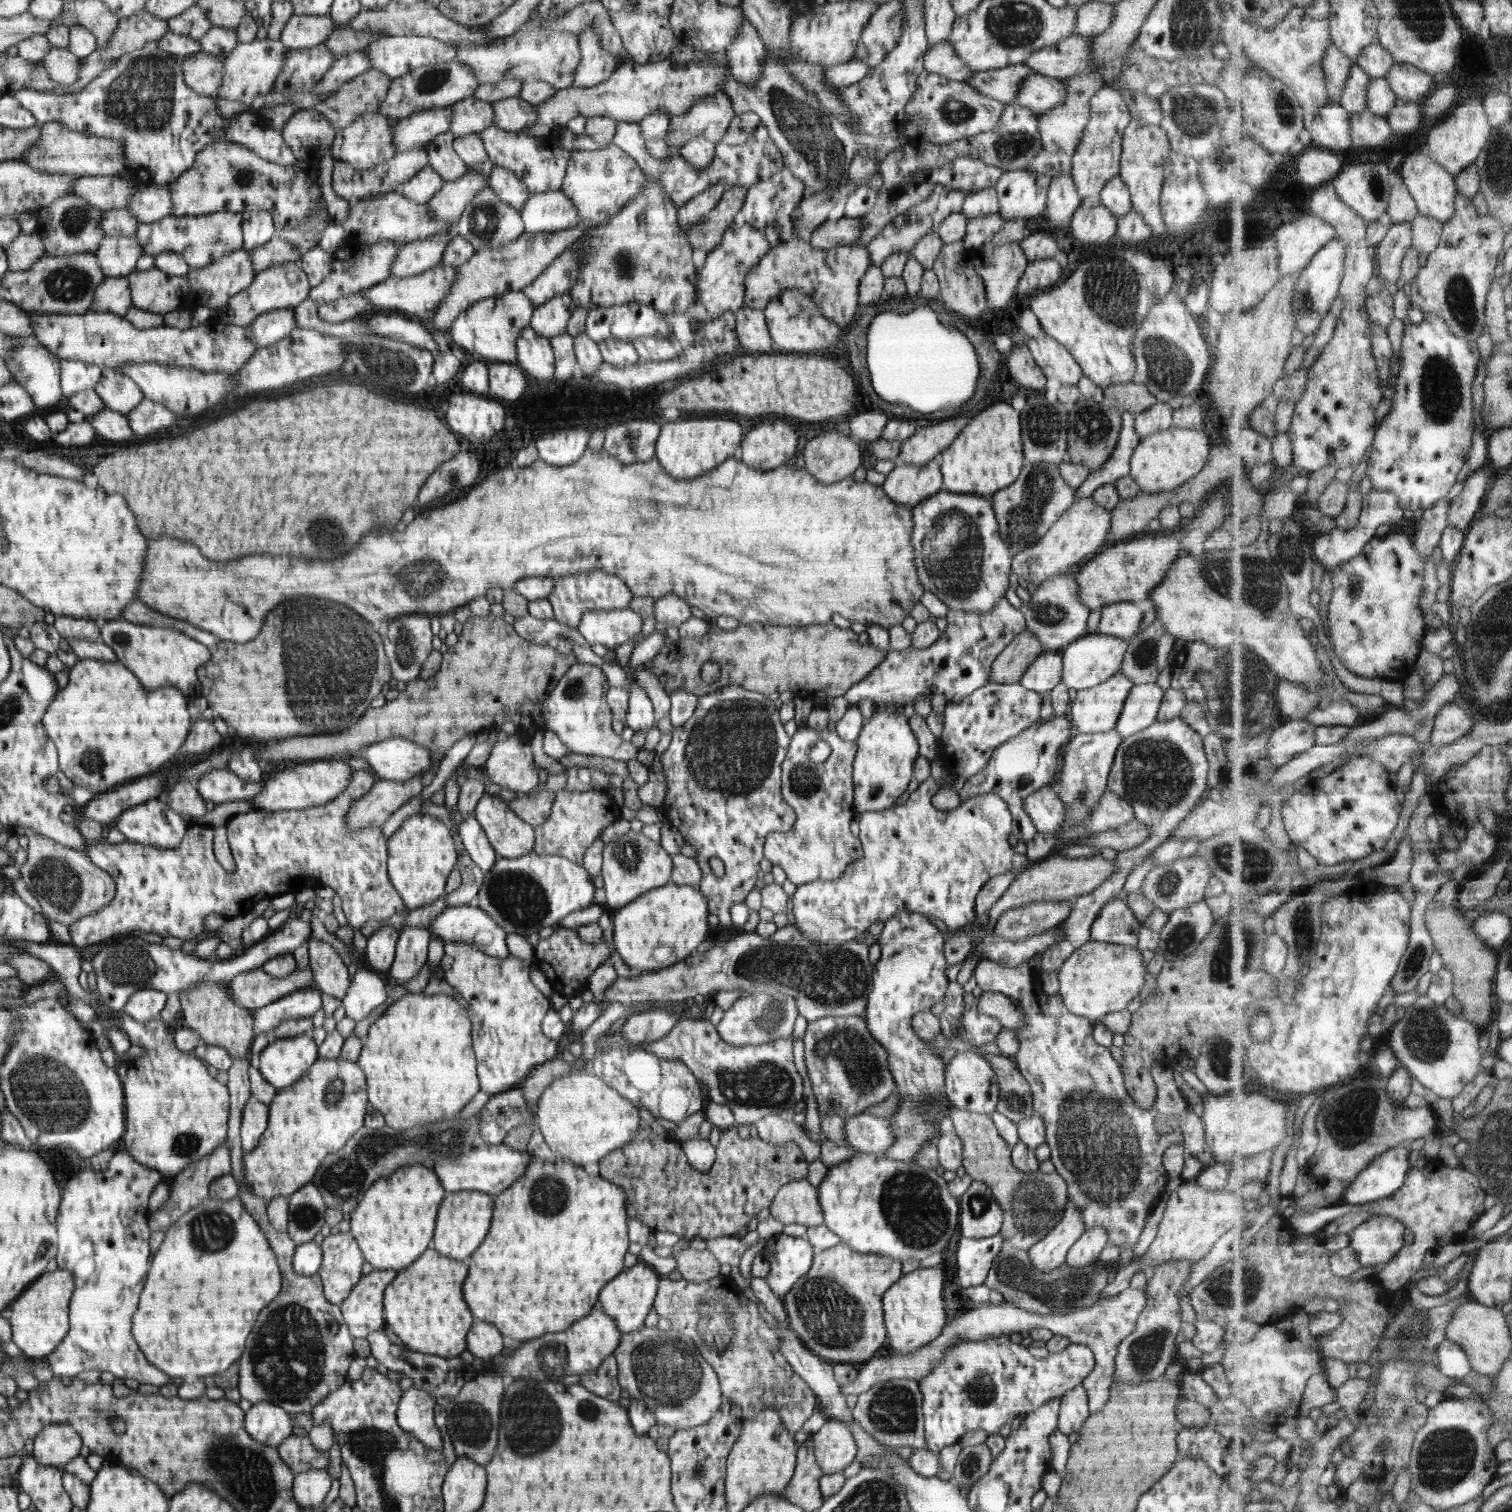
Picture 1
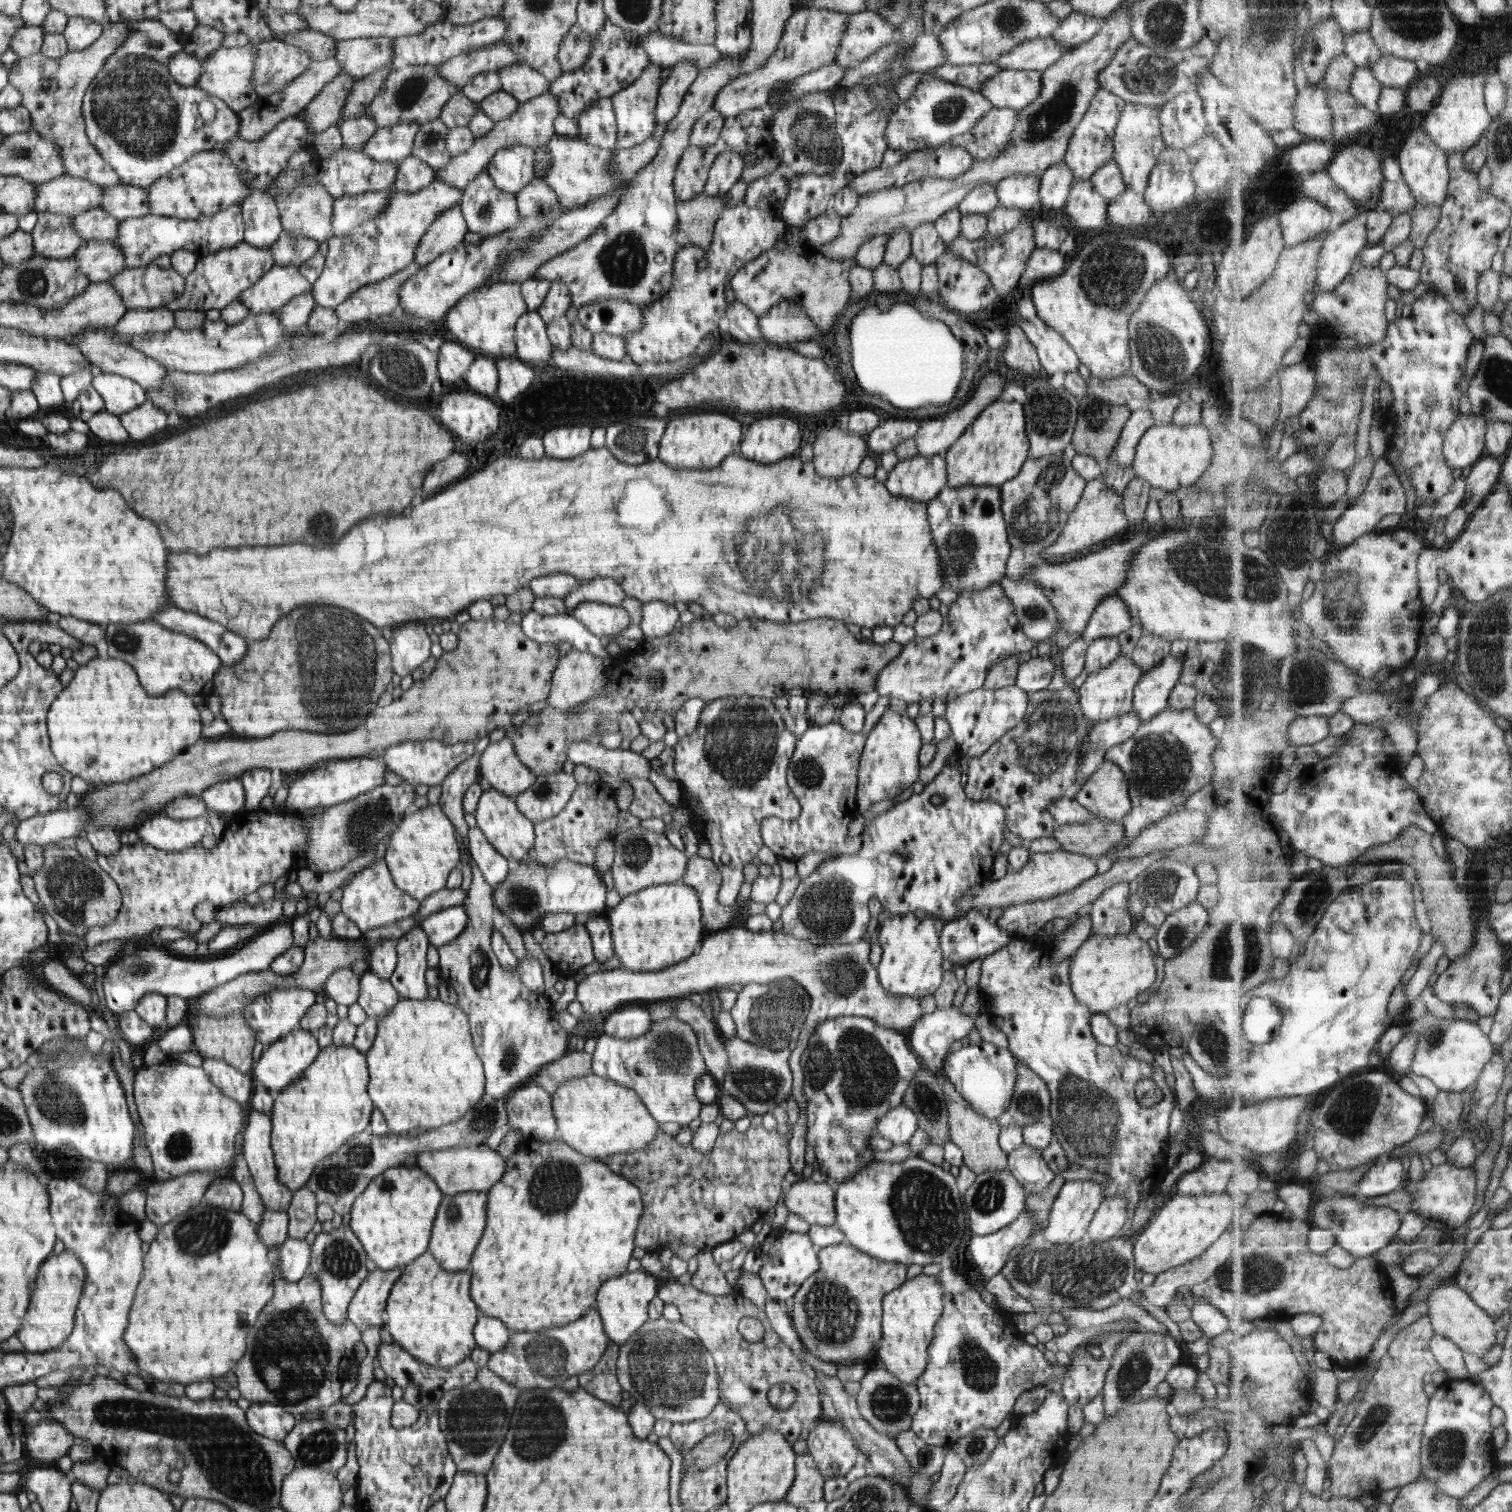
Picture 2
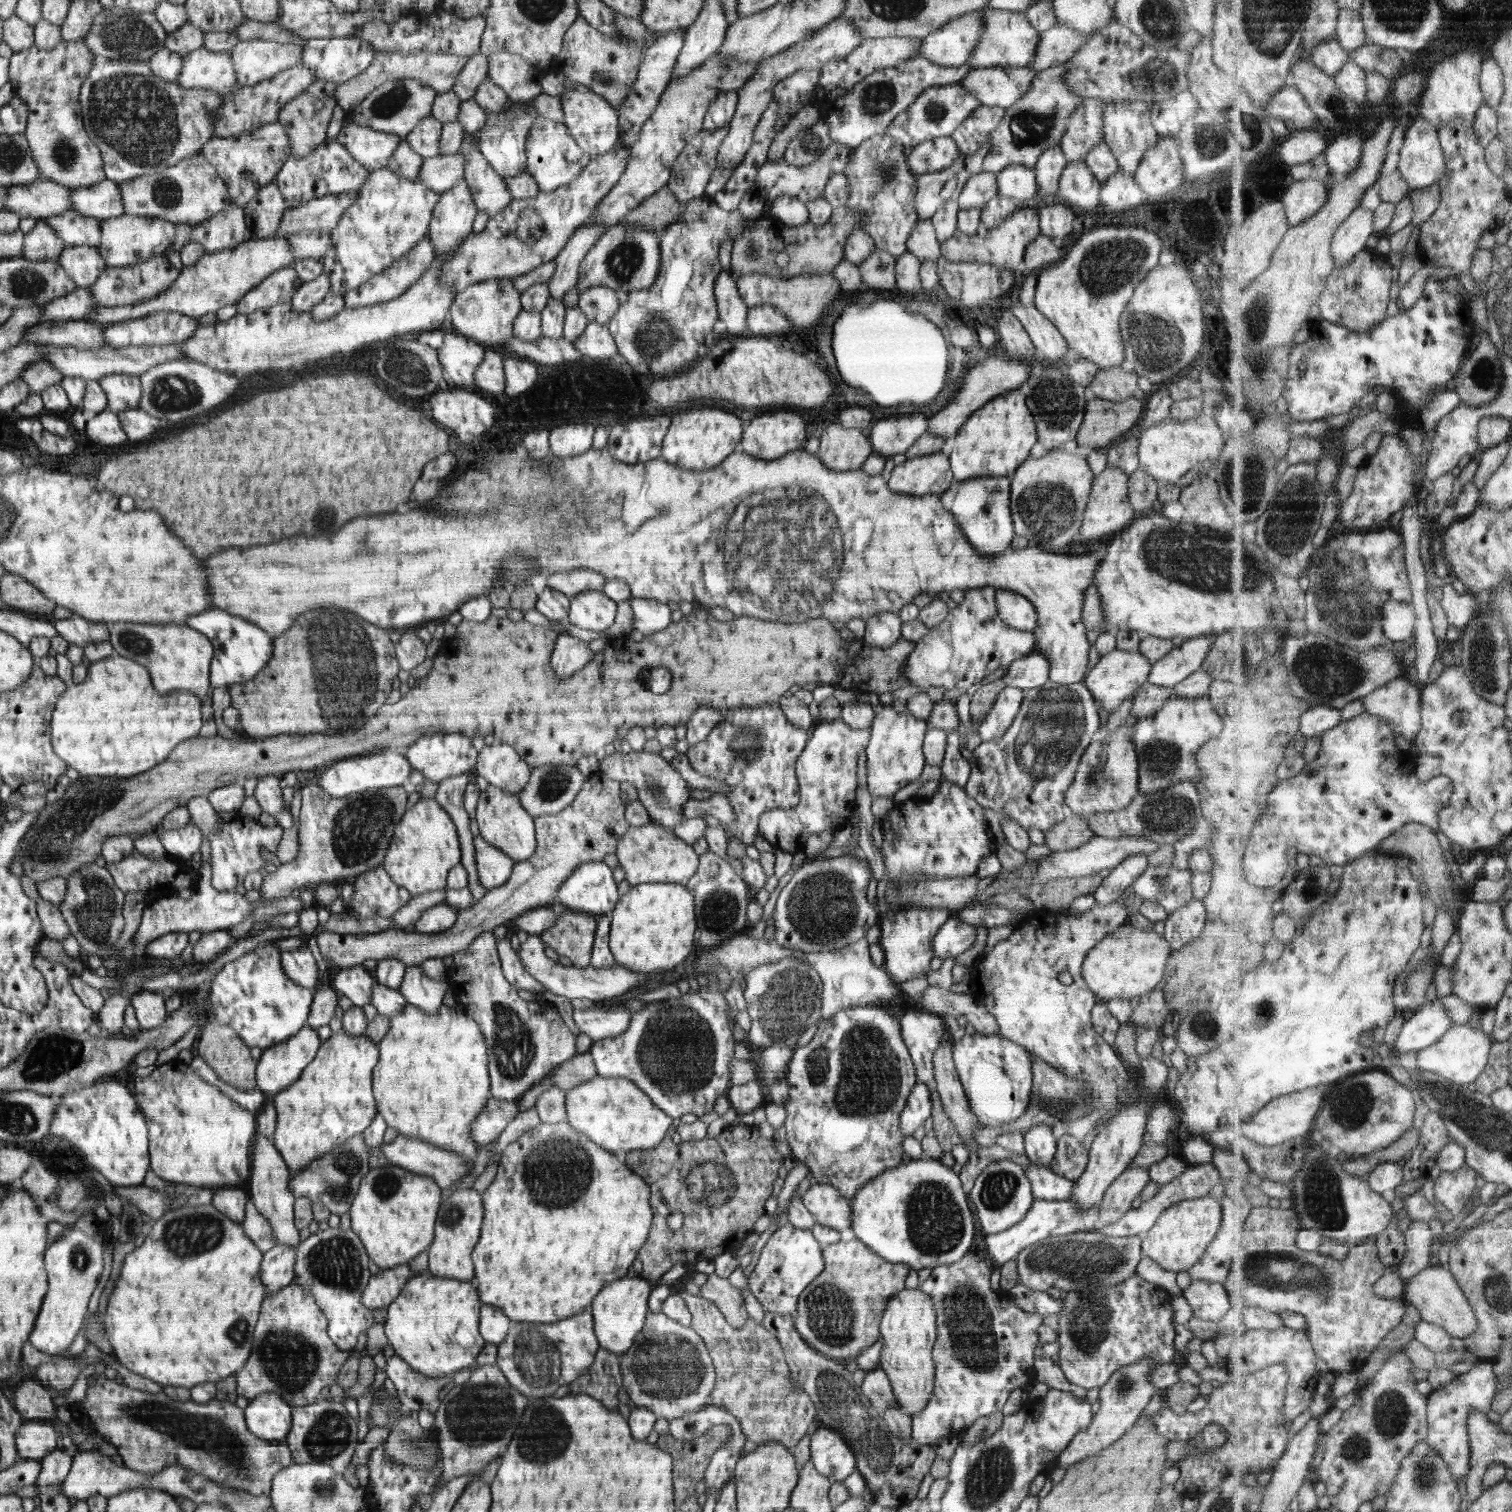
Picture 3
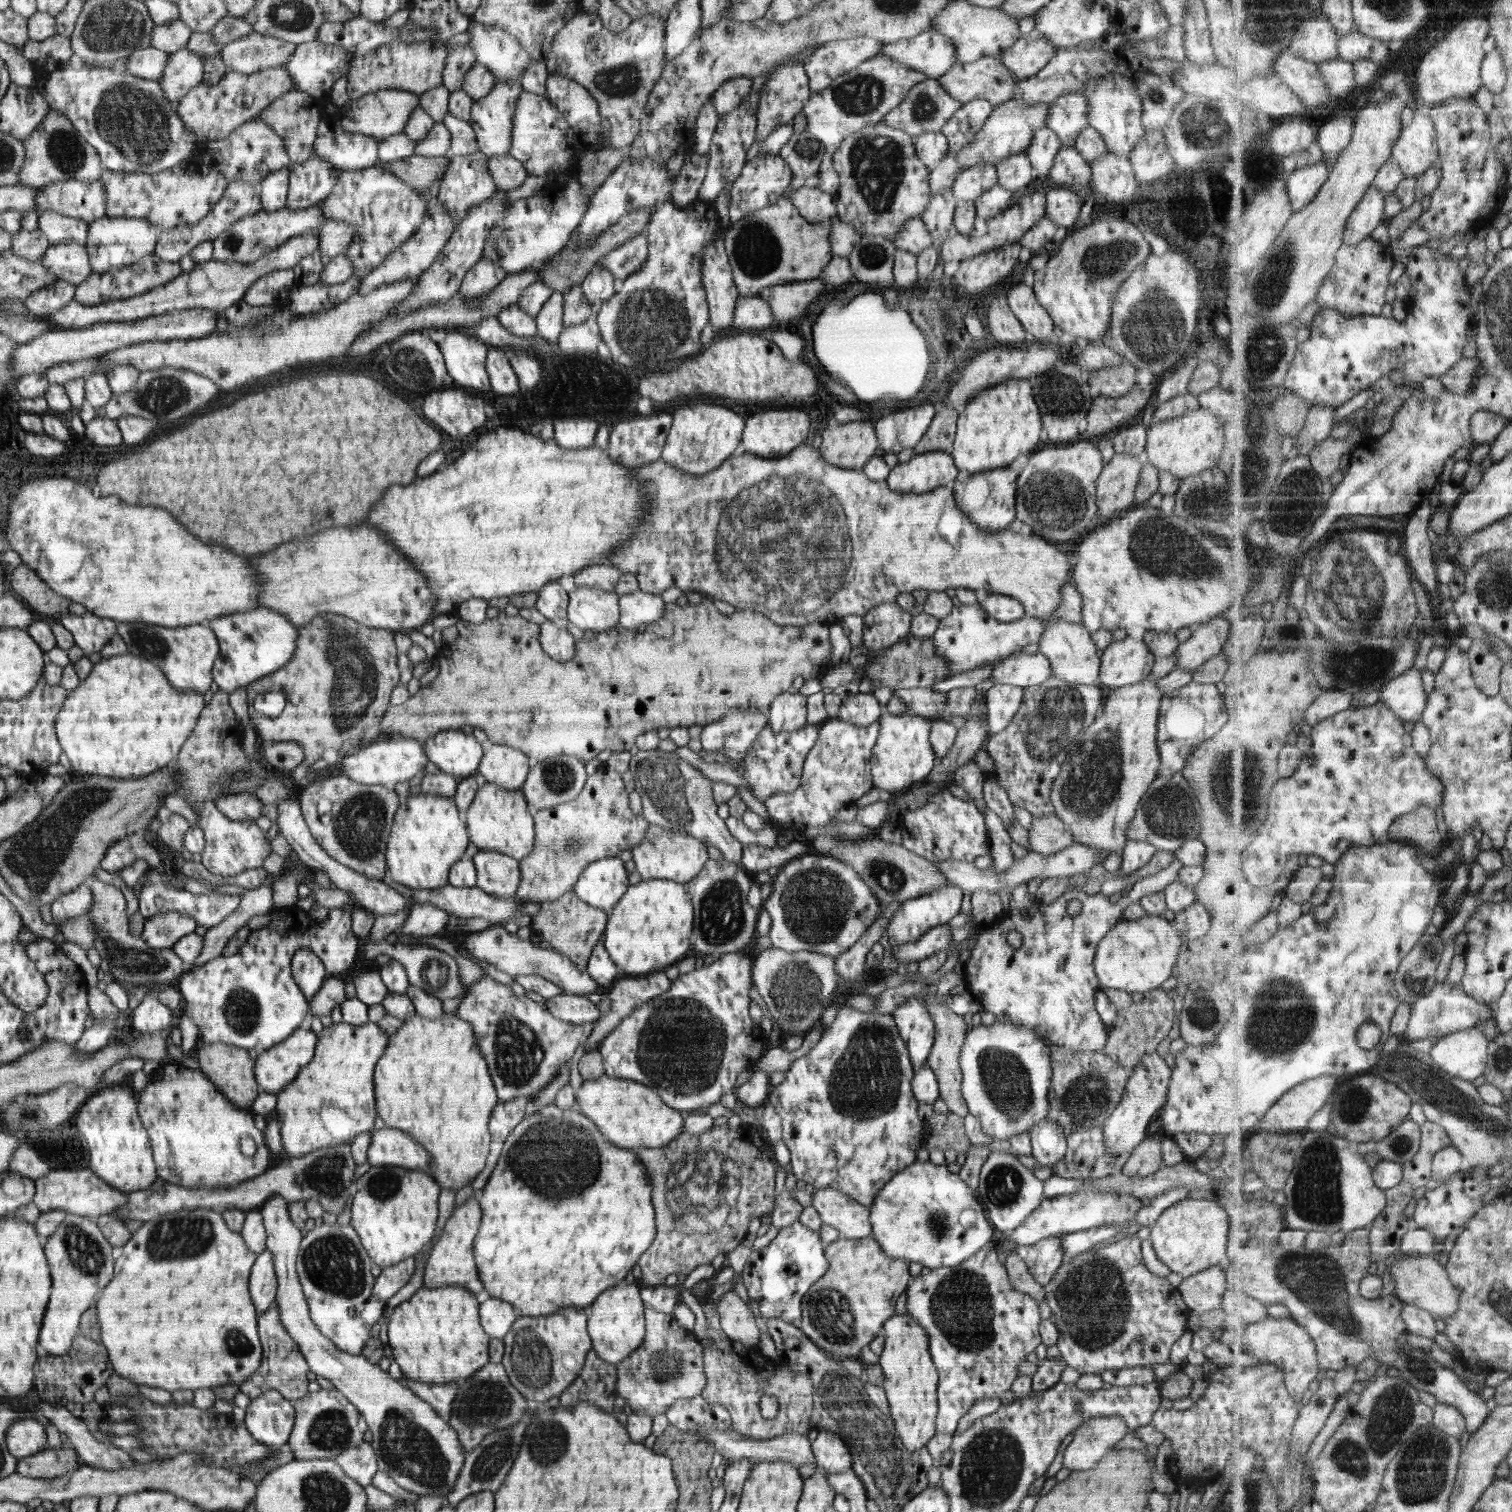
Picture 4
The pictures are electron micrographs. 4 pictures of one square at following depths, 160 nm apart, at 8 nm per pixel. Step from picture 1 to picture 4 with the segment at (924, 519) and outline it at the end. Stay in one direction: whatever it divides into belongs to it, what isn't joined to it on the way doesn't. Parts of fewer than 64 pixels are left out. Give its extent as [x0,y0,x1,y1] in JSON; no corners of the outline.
[953,468,1019,532]

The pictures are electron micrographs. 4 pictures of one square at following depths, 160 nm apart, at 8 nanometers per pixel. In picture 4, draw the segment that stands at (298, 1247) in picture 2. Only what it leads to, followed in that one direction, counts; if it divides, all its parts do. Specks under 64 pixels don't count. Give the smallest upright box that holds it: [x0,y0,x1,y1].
[249,1249,277,1314]

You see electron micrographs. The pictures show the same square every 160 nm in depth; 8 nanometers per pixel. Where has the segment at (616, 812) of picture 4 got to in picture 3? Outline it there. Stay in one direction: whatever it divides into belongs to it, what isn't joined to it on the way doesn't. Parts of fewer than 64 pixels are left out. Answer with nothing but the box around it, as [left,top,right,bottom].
[316,771,631,974]

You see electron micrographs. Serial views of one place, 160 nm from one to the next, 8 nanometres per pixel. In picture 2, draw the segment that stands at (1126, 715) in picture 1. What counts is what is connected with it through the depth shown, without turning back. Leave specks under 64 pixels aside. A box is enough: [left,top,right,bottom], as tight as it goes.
[1133,654,1184,723]

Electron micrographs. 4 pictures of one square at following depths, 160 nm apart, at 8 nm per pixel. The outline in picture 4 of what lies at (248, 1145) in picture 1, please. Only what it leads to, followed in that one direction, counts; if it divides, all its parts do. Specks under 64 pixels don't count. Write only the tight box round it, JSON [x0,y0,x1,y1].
[258,1195,466,1499]

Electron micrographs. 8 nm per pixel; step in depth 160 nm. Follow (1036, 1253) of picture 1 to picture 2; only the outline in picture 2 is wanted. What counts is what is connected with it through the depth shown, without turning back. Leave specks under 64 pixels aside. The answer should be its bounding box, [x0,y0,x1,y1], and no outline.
[1043,1181,1103,1244]

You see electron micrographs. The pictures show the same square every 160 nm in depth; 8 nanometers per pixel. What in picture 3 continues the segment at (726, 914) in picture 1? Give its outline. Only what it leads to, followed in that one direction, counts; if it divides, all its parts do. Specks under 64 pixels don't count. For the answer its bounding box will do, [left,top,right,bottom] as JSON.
[685,703,808,847]

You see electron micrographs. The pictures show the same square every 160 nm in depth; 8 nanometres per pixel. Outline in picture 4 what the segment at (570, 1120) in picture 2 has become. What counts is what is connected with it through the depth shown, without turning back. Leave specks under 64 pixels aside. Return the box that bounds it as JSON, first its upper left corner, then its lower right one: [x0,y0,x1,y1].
[575,1074,684,1151]

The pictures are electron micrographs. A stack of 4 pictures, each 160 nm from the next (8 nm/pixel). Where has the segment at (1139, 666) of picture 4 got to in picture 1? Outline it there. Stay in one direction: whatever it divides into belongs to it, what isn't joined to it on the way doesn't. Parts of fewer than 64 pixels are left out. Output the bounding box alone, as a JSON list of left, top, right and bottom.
[1068,671,1133,734]

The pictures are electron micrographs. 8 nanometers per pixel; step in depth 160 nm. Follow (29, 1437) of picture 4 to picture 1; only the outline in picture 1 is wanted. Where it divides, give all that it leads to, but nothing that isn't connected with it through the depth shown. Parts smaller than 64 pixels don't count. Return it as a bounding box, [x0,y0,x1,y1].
[32,1424,82,1468]

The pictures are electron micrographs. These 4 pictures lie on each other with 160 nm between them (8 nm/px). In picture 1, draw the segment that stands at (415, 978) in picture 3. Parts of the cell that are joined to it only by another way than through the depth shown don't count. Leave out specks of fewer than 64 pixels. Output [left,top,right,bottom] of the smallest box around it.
[389,928,431,983]

